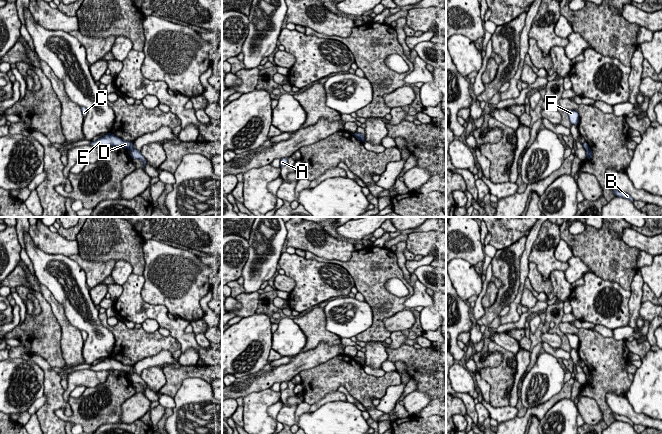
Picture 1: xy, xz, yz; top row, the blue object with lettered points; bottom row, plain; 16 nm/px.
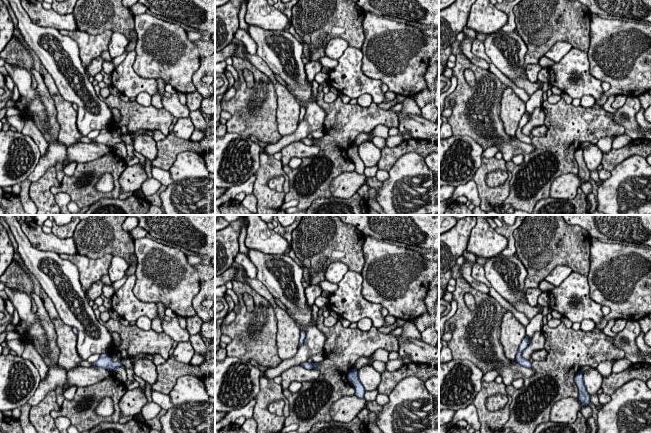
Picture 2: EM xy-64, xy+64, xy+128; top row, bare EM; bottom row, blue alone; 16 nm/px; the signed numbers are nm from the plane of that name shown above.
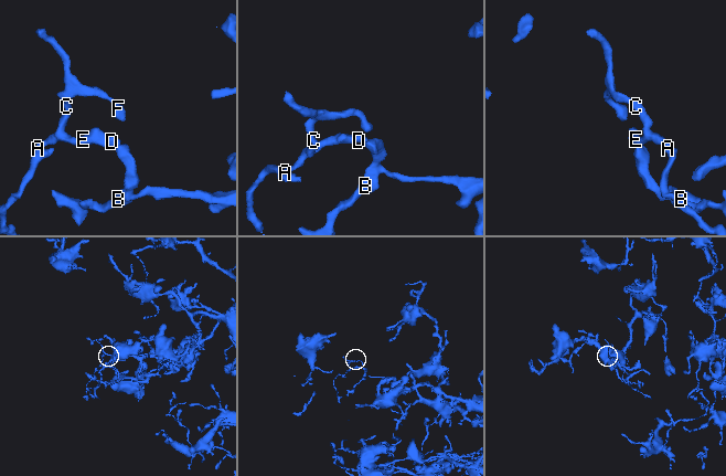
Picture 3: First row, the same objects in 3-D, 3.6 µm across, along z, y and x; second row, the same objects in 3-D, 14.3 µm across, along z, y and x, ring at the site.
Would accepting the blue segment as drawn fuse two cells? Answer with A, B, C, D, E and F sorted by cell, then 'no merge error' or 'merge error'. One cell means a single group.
A B C D E F | no merge error

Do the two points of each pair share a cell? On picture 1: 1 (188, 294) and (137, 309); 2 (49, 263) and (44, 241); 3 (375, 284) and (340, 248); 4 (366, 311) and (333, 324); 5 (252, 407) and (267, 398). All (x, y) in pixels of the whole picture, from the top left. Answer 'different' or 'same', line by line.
1: different
2: different
3: different
4: same
5: same

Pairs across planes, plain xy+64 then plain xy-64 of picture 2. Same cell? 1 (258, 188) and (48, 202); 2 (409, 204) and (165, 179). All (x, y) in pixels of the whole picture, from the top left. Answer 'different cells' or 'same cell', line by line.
1: same cell
2: different cells

